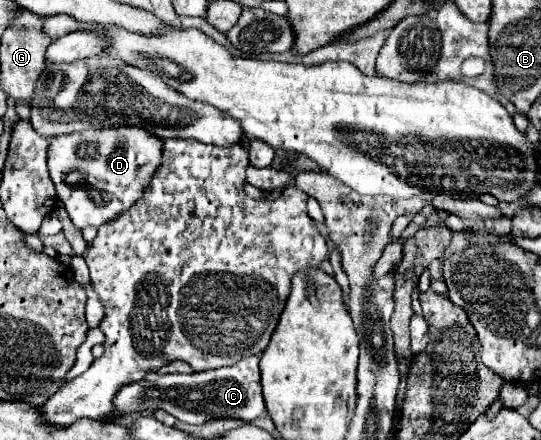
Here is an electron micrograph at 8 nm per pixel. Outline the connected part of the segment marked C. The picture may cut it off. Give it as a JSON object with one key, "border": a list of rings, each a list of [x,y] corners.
{"border":[[[249,356],[233,366],[203,370],[193,374],[149,374],[143,382],[129,384],[117,392],[115,410],[119,414],[131,414],[137,410],[157,410],[163,408],[171,416],[187,424],[205,424],[219,418],[237,418],[243,422],[253,422],[265,412],[259,380],[259,358]]]}

